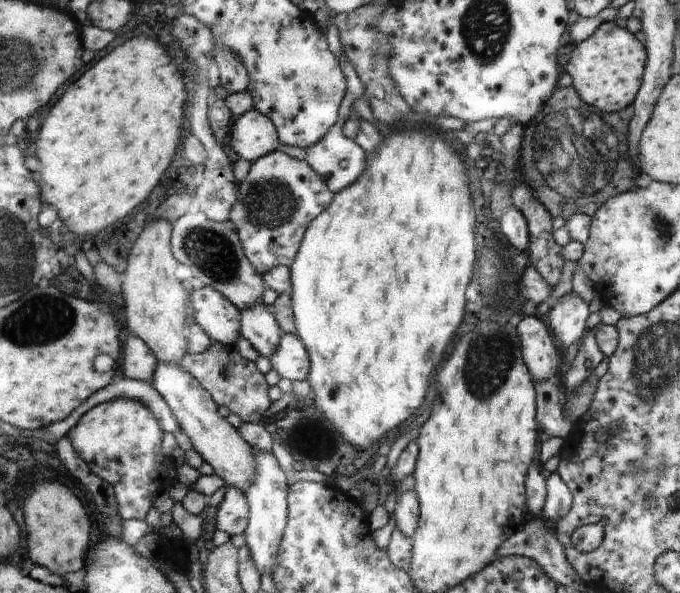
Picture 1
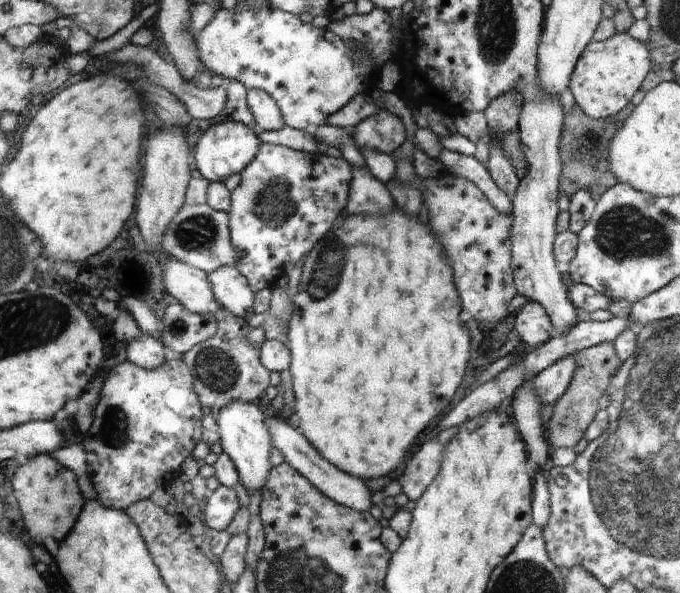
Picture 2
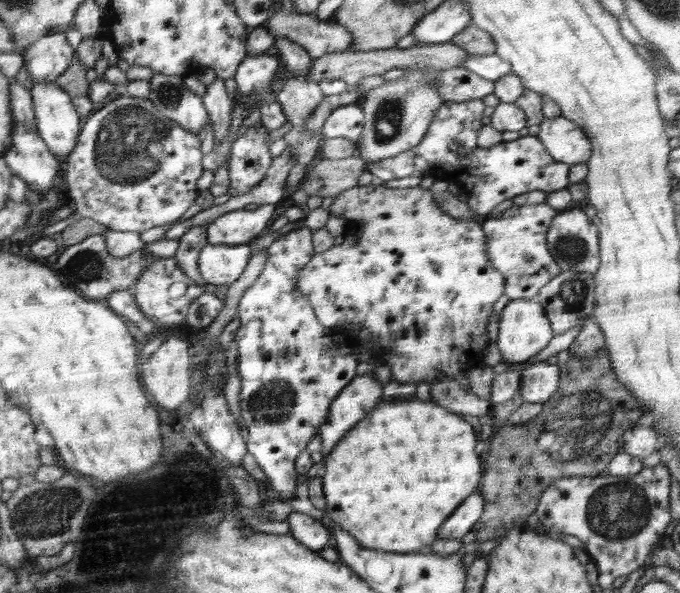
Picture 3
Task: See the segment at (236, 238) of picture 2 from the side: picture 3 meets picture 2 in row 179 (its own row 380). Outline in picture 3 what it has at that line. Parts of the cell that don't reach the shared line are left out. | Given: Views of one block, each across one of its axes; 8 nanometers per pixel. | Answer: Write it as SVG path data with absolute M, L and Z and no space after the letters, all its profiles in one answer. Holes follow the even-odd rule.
M306 226L287 232L268 247L264 269L238 303L237 317L240 326L233 337L237 347L237 370L241 379L239 394L242 423L248 429L245 437L248 452L254 455L274 490L283 494L284 498L291 494L294 496L298 486L298 455L302 454L312 438L318 436L333 401L340 395L342 388L356 378L356 364L359 364L352 358L352 354L341 354L332 346L332 340L324 338L324 328L317 319L316 310L296 287L296 276L313 260L315 254L313 230Z

